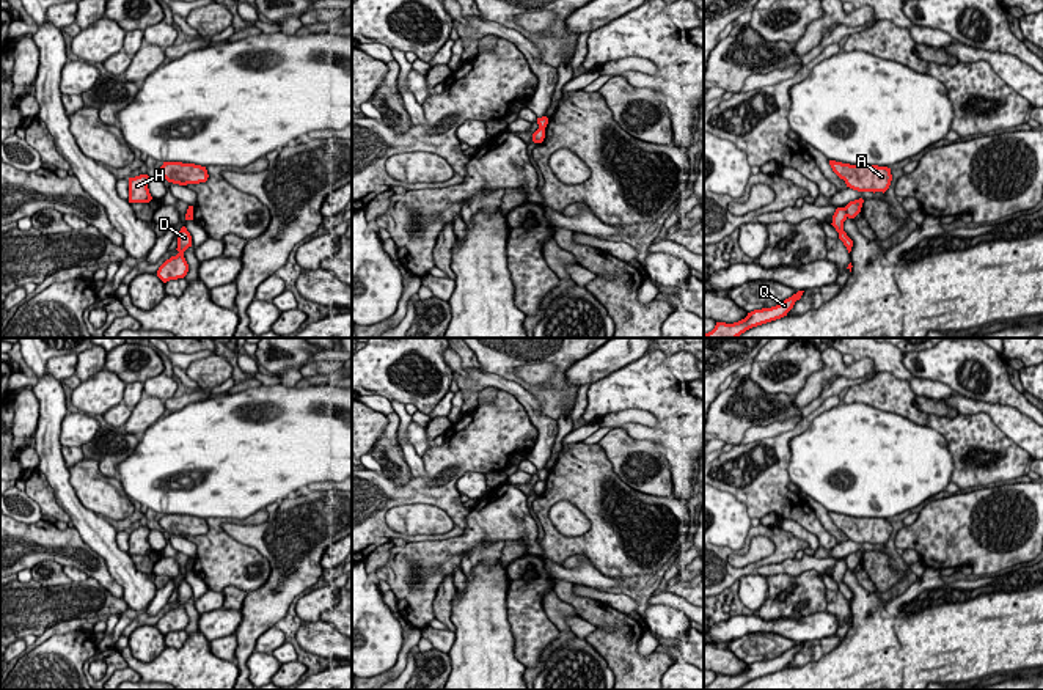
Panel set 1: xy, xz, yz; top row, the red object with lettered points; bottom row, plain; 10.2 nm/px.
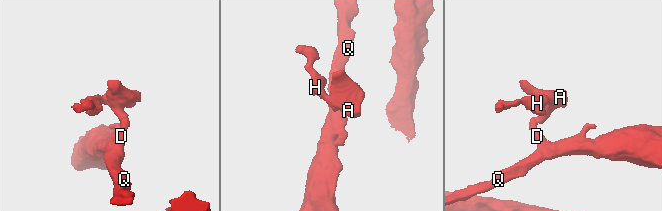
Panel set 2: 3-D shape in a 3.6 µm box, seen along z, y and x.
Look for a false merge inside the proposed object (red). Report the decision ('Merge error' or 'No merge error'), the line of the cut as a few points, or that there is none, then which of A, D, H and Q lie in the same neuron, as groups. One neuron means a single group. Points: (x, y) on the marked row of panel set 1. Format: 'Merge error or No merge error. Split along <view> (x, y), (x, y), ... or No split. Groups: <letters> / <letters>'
Merge error. Split along yz (844, 208), (847, 216). Groups: A H / D Q

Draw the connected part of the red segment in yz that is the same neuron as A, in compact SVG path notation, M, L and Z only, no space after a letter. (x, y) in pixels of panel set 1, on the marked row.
M829 160L833 171L858 192L886 192L891 185L891 168L878 165L850 165Z

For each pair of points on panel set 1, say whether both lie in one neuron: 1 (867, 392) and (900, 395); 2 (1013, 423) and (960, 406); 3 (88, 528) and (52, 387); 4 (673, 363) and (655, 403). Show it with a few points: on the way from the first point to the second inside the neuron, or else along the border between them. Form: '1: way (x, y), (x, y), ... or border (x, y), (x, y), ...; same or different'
1: way (875, 392), (892, 395); same
2: way (1001, 414), (982, 406), (973, 406); same
3: way (65, 494), (51, 462), (51, 422); same
4: border (665, 357), (665, 365), (673, 373); different

